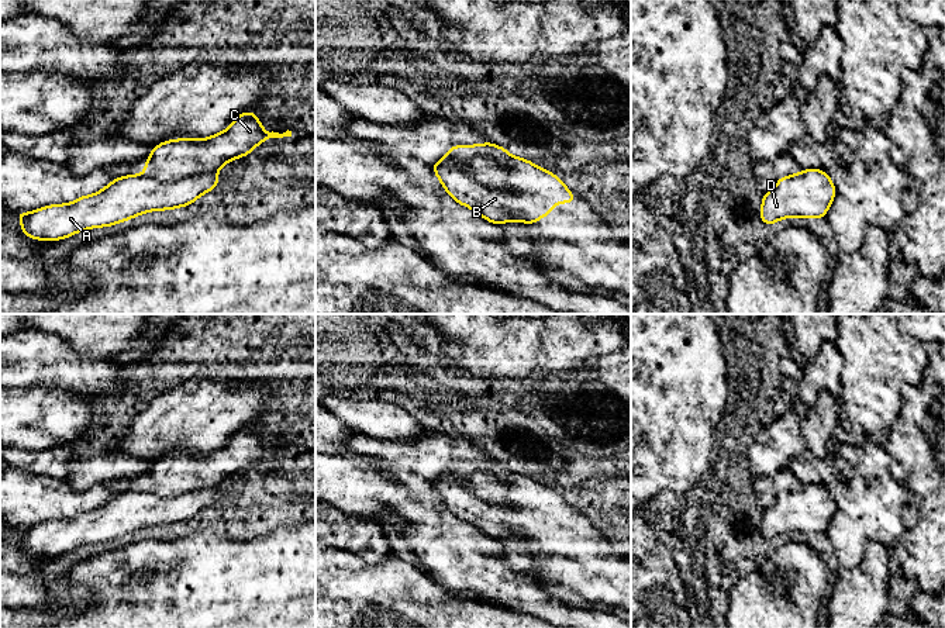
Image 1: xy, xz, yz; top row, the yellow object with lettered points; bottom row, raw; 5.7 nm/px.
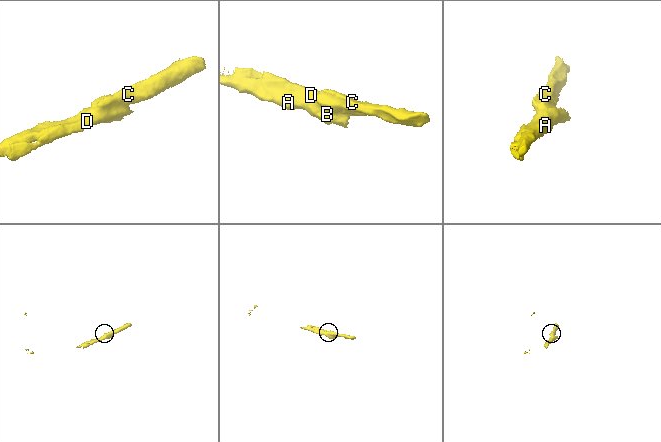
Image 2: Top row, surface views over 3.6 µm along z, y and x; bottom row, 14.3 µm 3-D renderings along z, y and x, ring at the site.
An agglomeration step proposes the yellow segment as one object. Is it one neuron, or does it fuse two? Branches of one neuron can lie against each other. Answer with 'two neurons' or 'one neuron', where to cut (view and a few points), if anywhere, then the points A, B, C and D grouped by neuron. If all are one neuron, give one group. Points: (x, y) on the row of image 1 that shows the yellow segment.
two neurons; cut in xz along (464, 166), (468, 175), (486, 185), (507, 186); A B D / C

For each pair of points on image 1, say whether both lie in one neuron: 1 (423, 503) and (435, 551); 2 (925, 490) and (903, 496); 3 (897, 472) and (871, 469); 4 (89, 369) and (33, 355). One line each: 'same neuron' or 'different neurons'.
1: same neuron
2: different neurons
3: same neuron
4: same neuron

